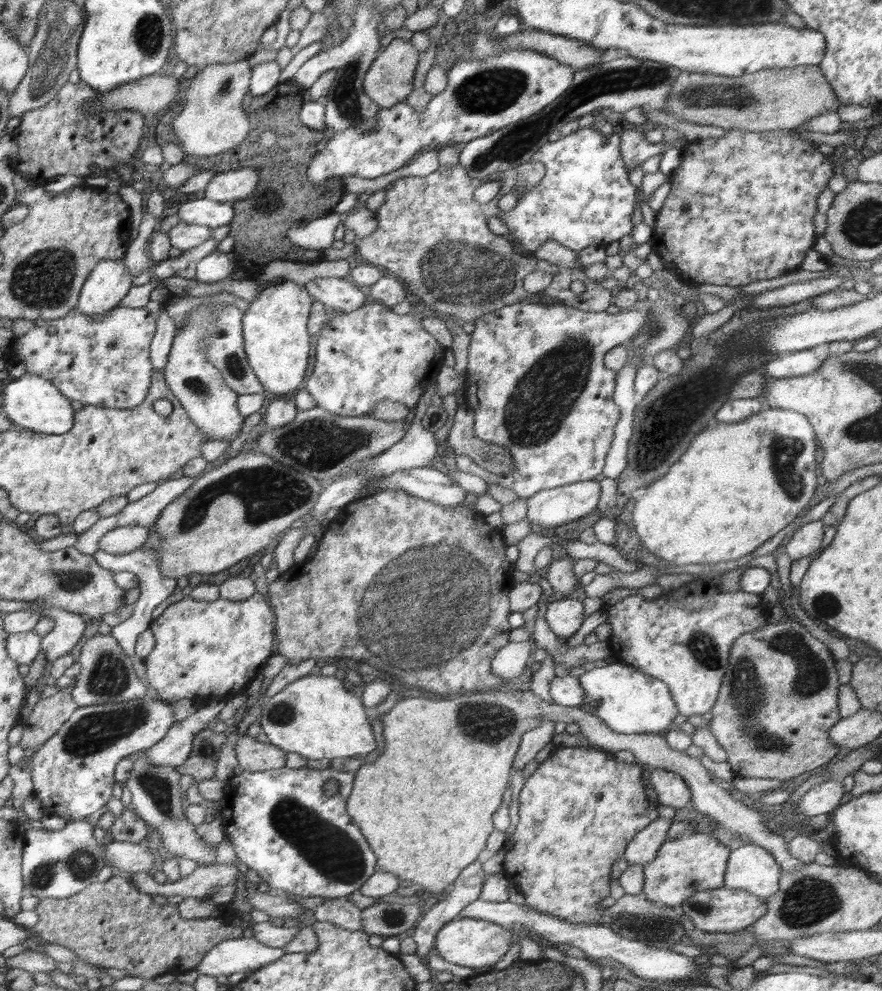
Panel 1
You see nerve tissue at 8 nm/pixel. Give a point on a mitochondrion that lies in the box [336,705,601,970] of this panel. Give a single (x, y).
(393, 917)

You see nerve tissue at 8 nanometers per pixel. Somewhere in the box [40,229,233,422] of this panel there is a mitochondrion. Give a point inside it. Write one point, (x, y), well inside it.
(199, 386)

